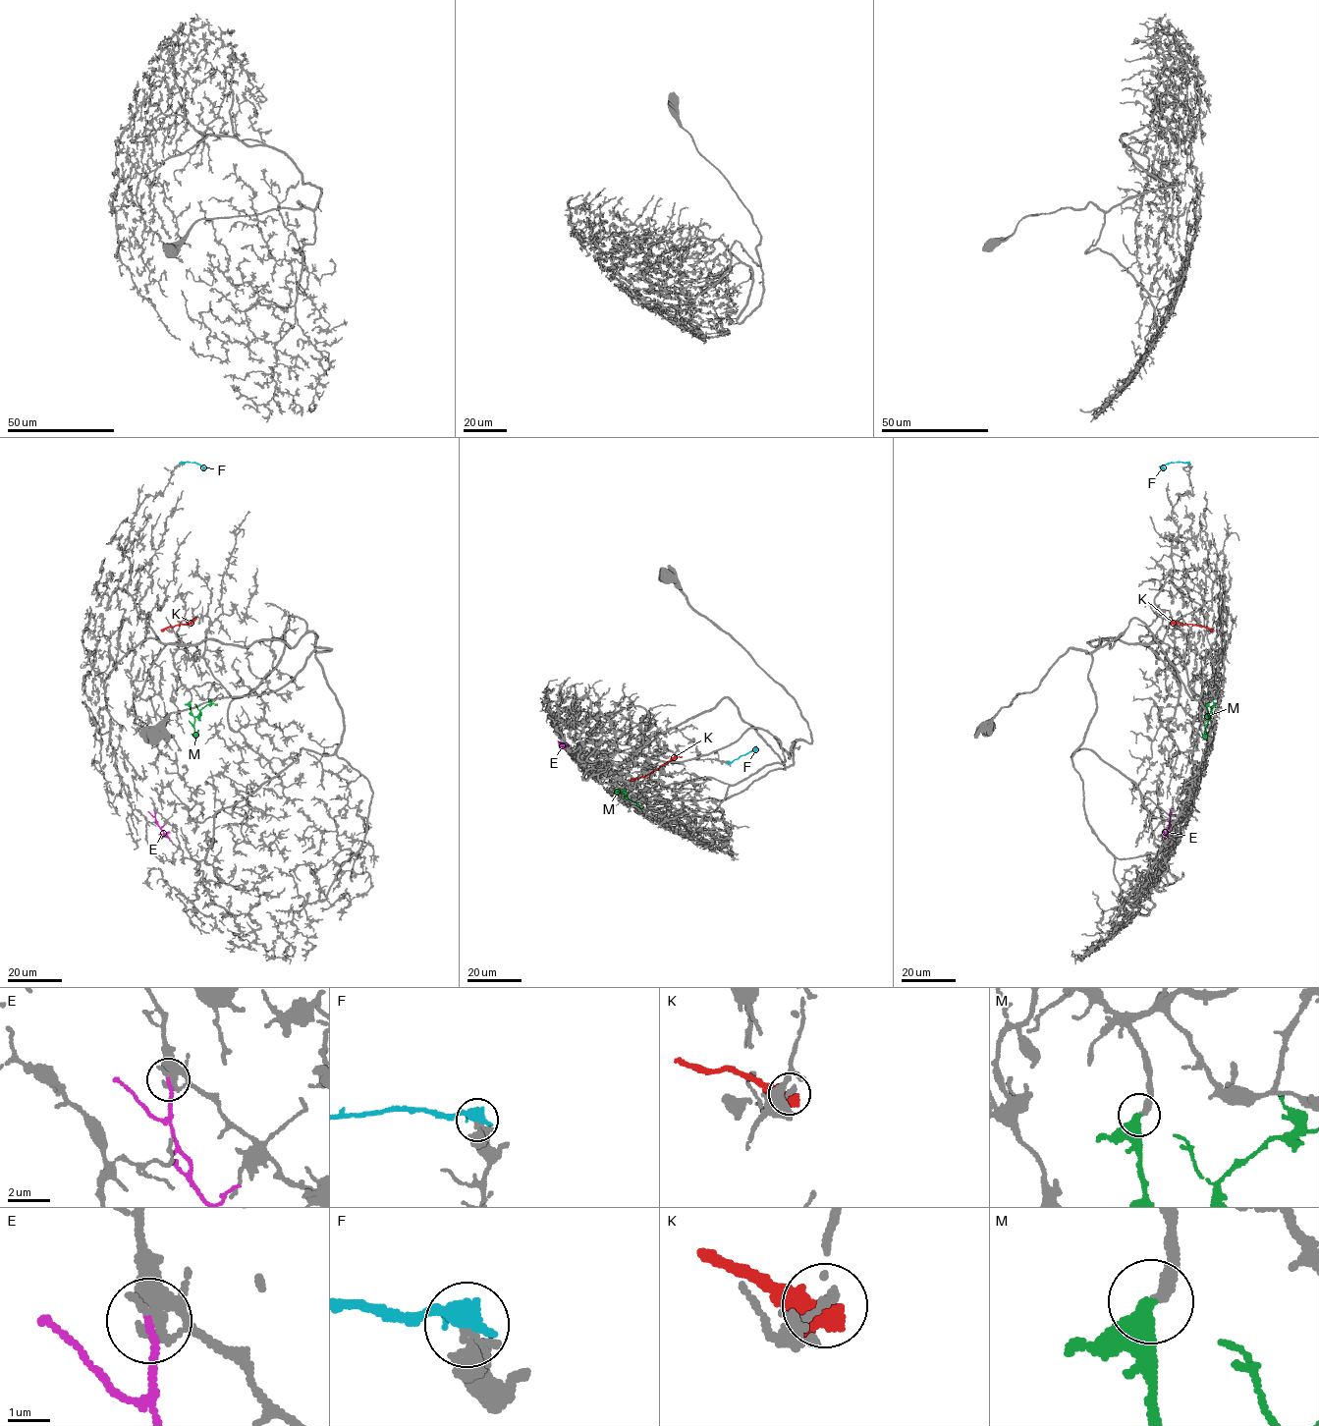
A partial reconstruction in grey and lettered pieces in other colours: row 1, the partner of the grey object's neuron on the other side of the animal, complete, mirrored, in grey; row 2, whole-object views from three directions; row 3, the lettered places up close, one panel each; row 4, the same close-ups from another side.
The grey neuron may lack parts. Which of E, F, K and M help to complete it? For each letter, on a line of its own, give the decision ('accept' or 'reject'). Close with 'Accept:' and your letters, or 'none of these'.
E: reject
F: reject
K: reject
M: accept
Accept: M

